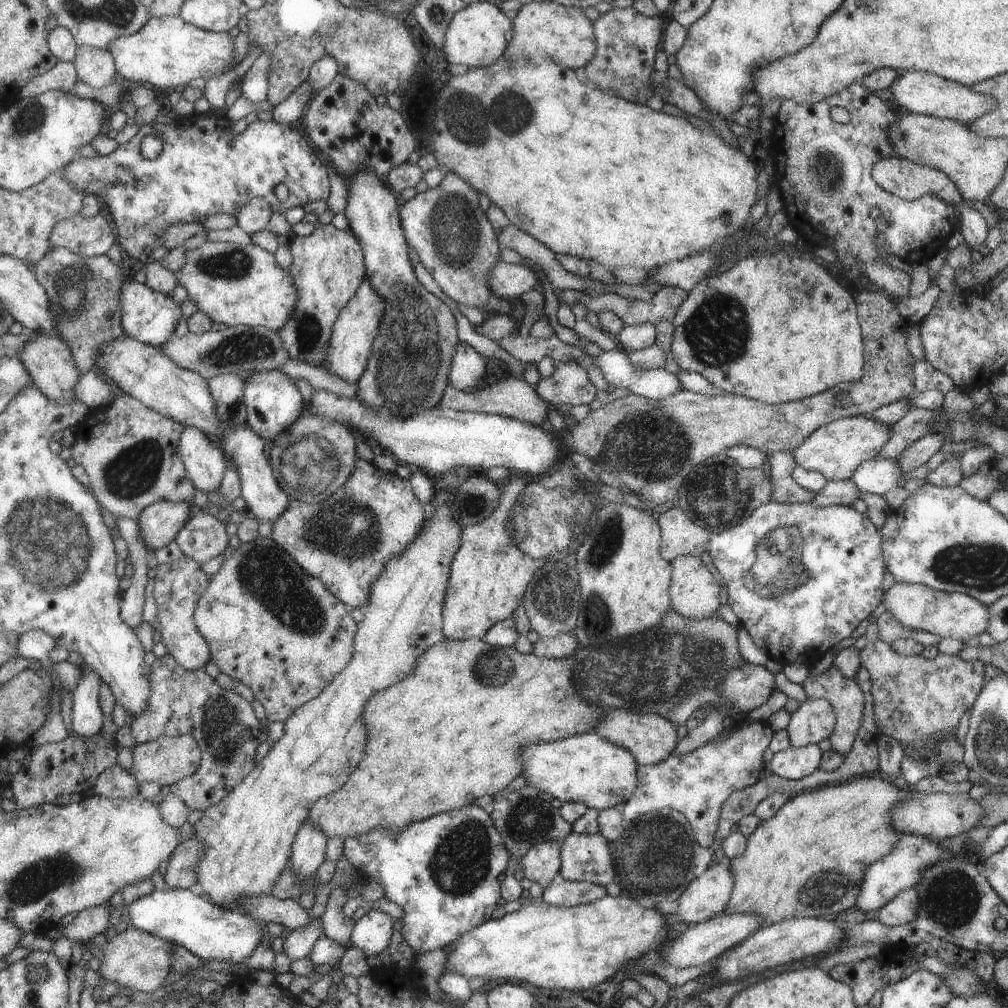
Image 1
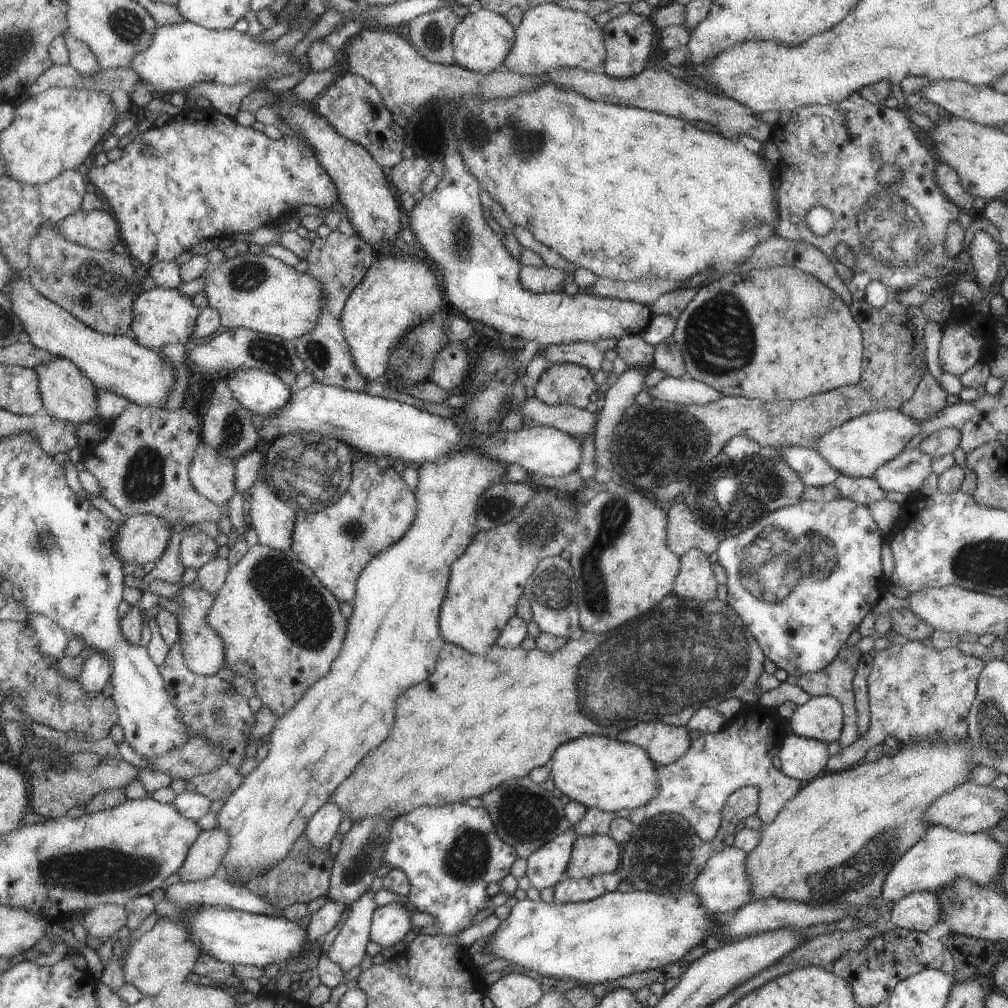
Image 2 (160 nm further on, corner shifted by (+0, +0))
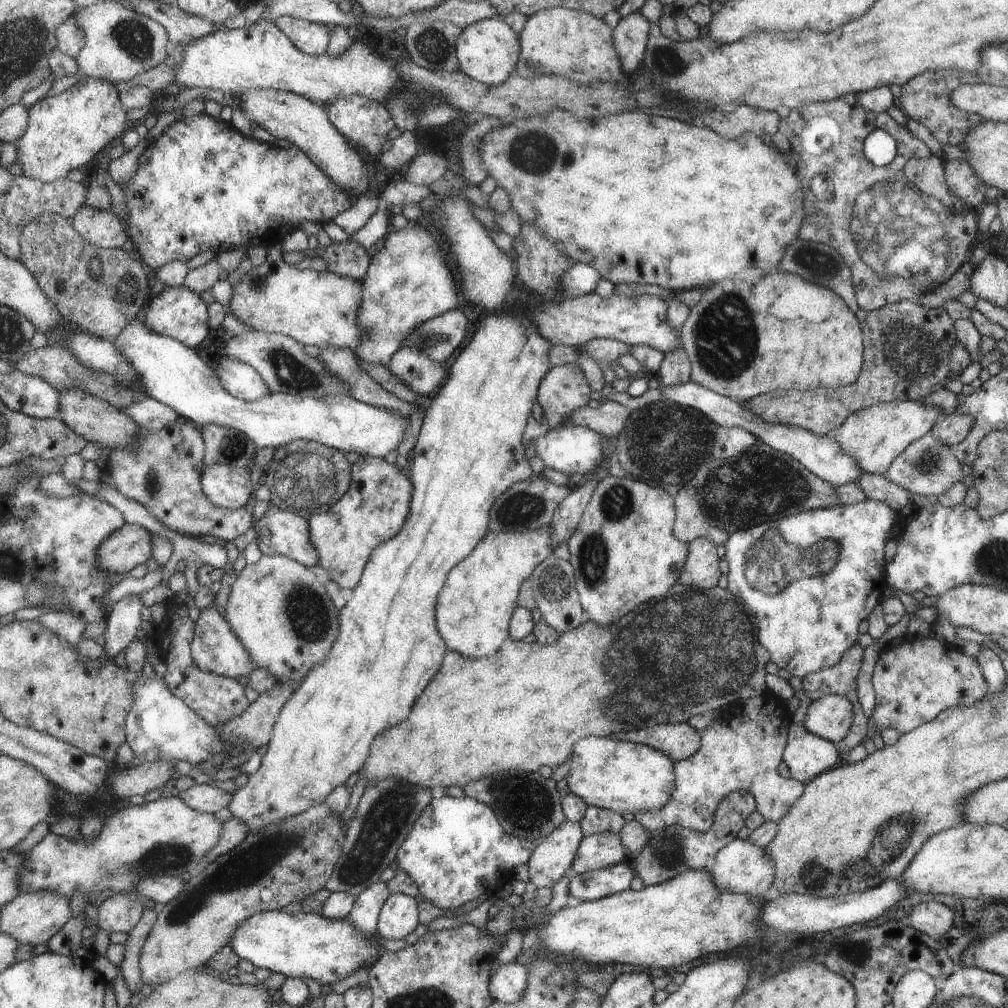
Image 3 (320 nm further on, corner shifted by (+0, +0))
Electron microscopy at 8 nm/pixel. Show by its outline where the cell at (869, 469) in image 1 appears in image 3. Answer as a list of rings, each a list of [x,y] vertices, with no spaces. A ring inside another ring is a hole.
[[[928,433],[922,438],[911,442],[891,462],[886,473],[882,476],[885,476],[889,482],[897,484],[901,489],[907,490],[911,494],[915,493],[921,496],[933,495],[937,497],[949,488],[949,484],[960,482],[963,475],[964,473],[962,472],[961,464],[958,462],[956,450],[941,444],[937,438]]]

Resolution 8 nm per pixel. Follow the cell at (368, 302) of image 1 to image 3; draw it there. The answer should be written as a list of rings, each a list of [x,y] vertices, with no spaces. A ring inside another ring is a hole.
[[[411,222],[402,230],[390,229],[379,250],[372,251],[371,262],[361,284],[355,324],[363,336],[353,352],[358,360],[373,366],[387,366],[415,326],[457,304],[457,288],[437,240],[431,232]]]

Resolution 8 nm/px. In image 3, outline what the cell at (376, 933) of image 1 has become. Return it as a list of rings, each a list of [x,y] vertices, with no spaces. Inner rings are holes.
[[[390,894],[376,921],[376,934],[387,940],[403,939],[417,926],[417,902],[405,894]]]

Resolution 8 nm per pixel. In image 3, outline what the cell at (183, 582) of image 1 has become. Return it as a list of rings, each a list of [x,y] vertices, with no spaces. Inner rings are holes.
[[[215,604],[205,608],[196,621],[192,655],[199,670],[219,676],[233,679],[239,678],[239,676],[249,677],[249,674],[257,669],[257,664],[251,660],[251,654],[247,652],[247,648],[243,646],[239,636],[233,632],[233,628],[229,626],[226,618],[219,614]]]

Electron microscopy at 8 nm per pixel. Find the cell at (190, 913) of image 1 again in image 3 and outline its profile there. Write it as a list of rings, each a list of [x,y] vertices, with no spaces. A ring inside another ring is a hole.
[[[281,910],[253,914],[237,926],[233,940],[229,942],[239,958],[255,967],[283,974],[287,977],[310,978],[319,985],[333,984],[346,979],[359,966],[377,960],[377,947],[373,937],[363,936],[353,924],[341,920],[329,920],[321,914],[285,914]]]

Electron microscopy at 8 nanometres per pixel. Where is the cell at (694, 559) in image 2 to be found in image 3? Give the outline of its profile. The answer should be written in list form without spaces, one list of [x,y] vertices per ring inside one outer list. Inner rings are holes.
[[[695,538],[688,546],[689,553],[682,567],[683,578],[679,578],[679,582],[687,582],[685,586],[693,586],[695,590],[713,589],[717,584],[715,546],[707,538]]]

